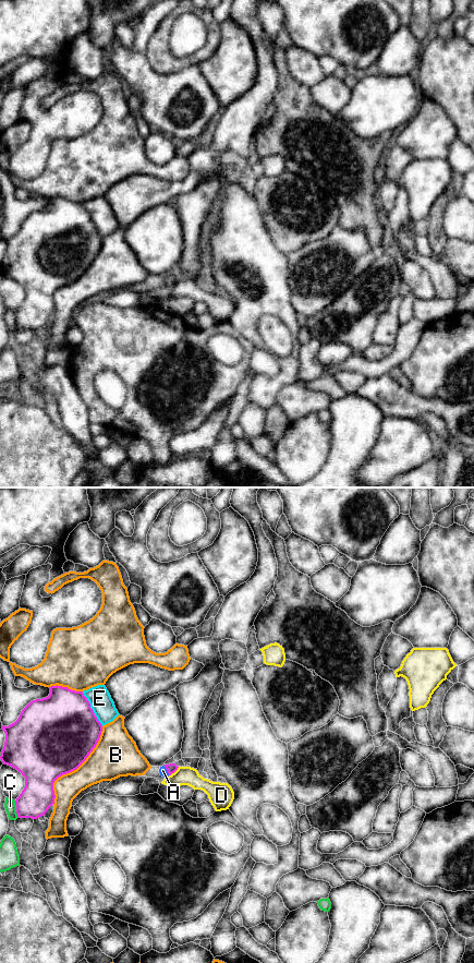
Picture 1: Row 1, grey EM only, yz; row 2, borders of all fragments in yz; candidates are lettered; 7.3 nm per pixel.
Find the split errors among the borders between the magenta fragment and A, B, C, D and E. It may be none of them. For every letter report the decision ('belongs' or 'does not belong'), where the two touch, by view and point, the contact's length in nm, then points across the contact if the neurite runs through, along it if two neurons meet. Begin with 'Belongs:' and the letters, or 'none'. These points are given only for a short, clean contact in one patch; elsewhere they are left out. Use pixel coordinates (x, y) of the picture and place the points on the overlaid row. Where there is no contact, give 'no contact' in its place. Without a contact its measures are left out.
Belongs: A
A: belongs; meets magenta in yz at (167, 770); contact 80 nm long; runs through yz (171, 768), (167, 770), (162, 770)
B: does not belong; meets magenta in yz at (74, 769); contact 700 nm long
C: does not belong; meets magenta in yz at (16, 809); contact 130 nm long
D: does not belong; meets magenta in yz at (173, 772); contact 100 nm long
E: does not belong; meets magenta in yz at (92, 709); contact 300 nm long

